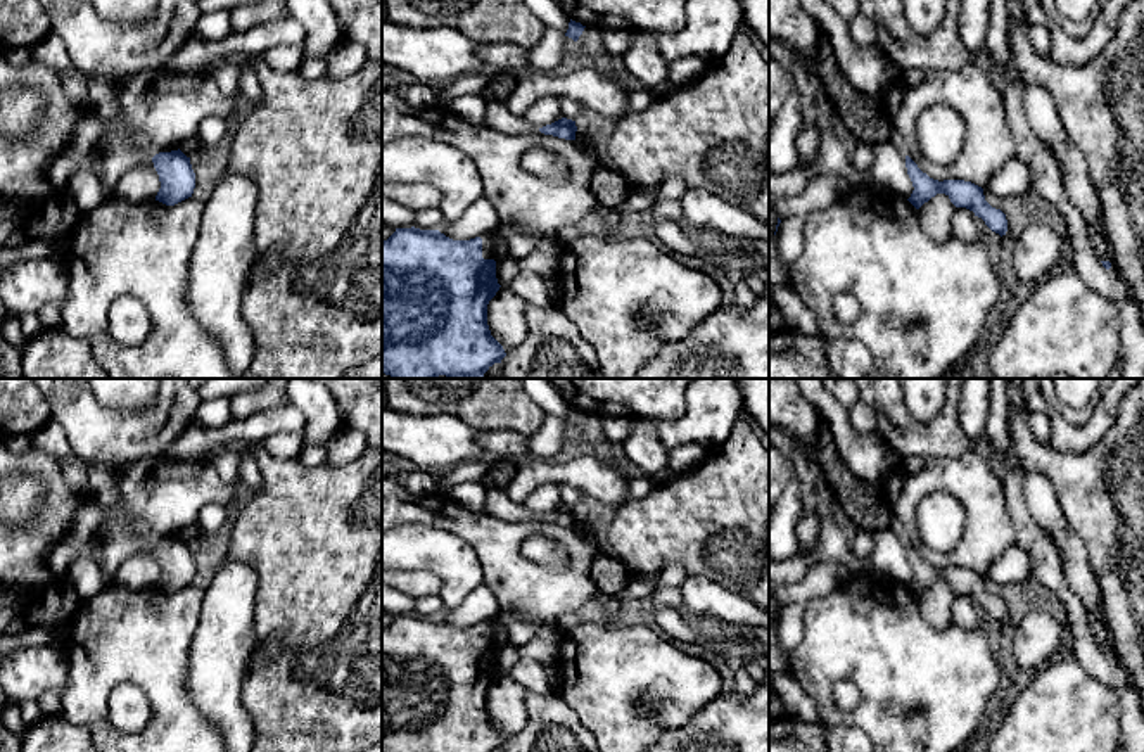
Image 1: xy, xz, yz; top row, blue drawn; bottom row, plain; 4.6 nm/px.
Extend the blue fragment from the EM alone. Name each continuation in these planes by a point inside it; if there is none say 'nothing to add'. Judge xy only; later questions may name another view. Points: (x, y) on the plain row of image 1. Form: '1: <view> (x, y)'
1: xy (123, 540)

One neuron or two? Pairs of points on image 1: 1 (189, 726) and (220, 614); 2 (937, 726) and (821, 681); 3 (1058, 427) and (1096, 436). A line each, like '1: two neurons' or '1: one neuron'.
1: two neurons
2: one neuron
3: one neuron

